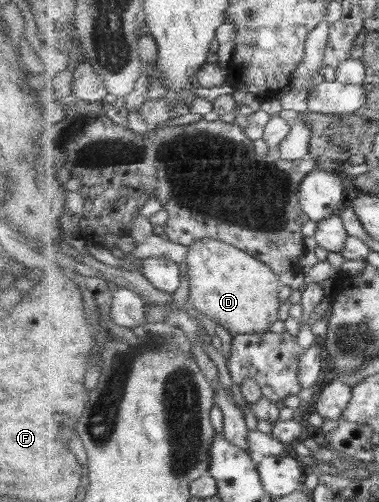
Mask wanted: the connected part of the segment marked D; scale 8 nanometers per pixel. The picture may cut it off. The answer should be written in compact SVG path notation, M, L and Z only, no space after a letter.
M202 237L195 239L188 247L185 262L189 276L188 298L193 308L210 319L214 318L217 324L228 330L232 336L268 332L270 326L278 320L278 310L280 310L278 291L281 289L282 283L278 279L278 274L264 264L264 261L244 252L244 249L221 240Z

